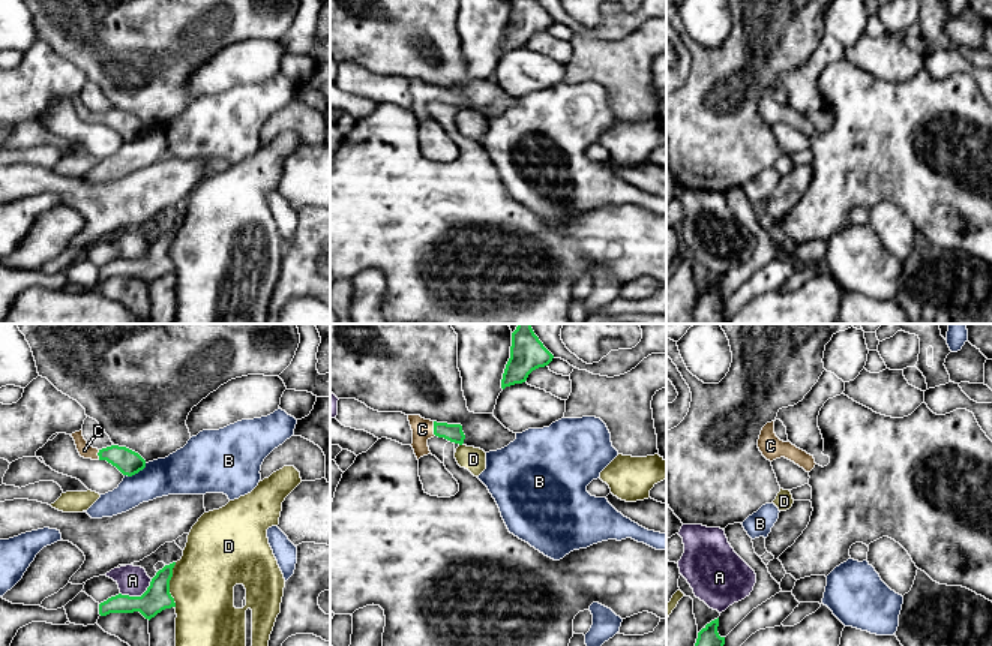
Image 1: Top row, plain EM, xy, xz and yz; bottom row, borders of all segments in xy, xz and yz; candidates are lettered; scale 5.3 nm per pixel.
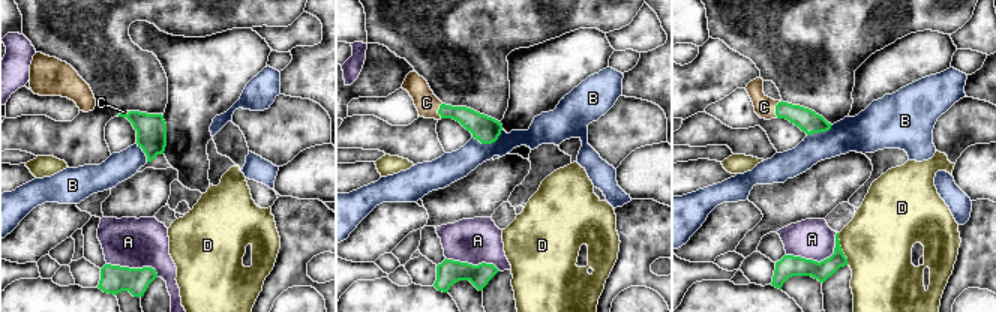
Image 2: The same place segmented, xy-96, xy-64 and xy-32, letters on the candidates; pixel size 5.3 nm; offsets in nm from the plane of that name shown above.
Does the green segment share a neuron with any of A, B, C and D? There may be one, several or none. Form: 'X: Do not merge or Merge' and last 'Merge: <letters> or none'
A: Do not merge
B: Do not merge
C: Merge
D: Do not merge
Merge: C

